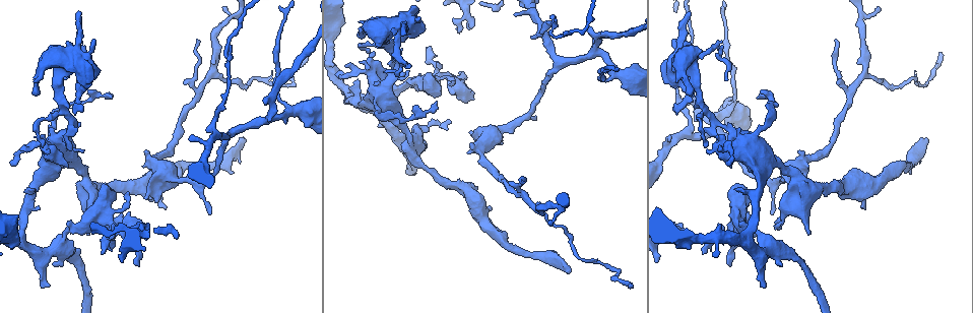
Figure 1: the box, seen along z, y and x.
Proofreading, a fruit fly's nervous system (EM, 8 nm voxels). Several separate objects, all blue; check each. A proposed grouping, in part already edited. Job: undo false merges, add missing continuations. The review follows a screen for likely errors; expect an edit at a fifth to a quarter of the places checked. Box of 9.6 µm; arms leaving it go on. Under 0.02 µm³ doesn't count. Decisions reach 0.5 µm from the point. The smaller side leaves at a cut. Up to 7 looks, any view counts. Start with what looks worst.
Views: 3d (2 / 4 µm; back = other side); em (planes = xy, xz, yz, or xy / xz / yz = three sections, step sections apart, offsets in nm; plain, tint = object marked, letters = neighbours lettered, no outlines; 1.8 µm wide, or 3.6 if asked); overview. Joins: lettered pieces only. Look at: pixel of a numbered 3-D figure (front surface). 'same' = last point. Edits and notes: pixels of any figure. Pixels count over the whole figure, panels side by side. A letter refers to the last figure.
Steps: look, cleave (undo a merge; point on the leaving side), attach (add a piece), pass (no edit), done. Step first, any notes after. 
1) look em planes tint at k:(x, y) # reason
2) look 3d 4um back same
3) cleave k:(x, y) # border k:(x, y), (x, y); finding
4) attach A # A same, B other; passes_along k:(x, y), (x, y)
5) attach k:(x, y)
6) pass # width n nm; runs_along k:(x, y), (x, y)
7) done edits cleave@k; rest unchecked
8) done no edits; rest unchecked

look 3d 2um at 1:(570, 272)

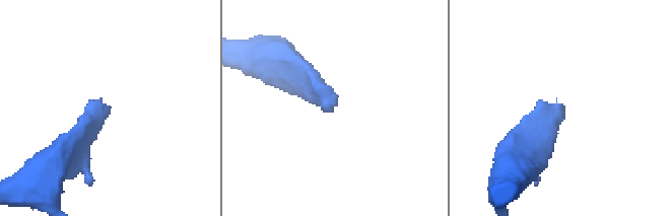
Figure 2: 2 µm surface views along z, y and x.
look em xy step 8 letters at 2:(329, 110) # shape alone is not enough

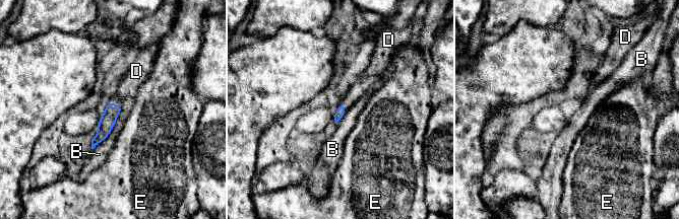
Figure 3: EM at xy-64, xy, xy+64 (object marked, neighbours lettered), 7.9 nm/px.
look em planes letters same

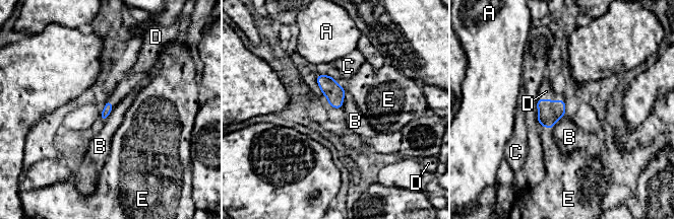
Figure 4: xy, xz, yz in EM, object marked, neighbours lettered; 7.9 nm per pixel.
attach 4:(546, 91) # A other, B other, C other, D same, E other; passes_along 4:(549, 112), (551, 100), (546, 91); the cell continues

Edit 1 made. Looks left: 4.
look overview # see it whole again

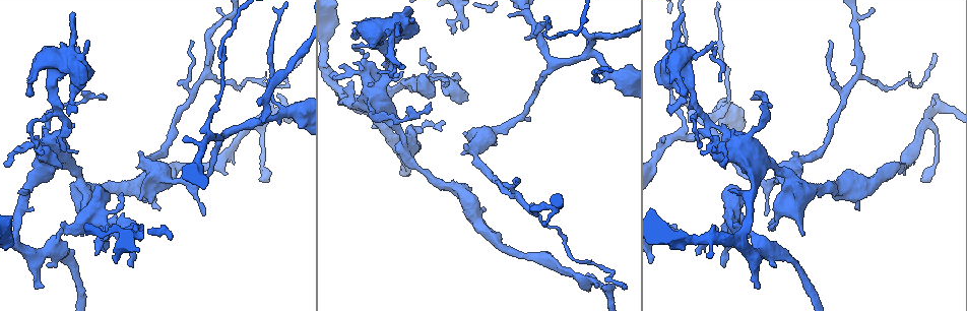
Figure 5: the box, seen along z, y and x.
look 3d 4um back at 5:(422, 48) # tapers out

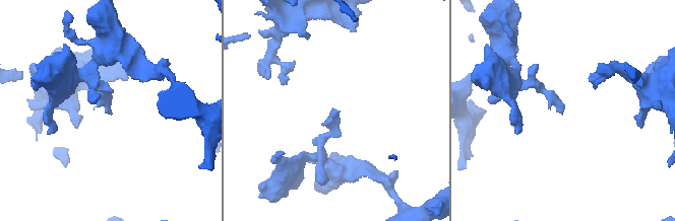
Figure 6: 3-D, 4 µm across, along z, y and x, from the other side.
look em planes letters at 6:(562, 113)

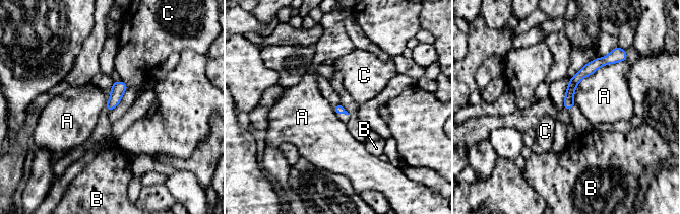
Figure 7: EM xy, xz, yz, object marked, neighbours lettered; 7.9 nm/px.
pass # A other, B other, C other; border 7:(620, 61), (585, 76), (575, 104); none of them fits

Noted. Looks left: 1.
done edits attach@4; rest unchecked

